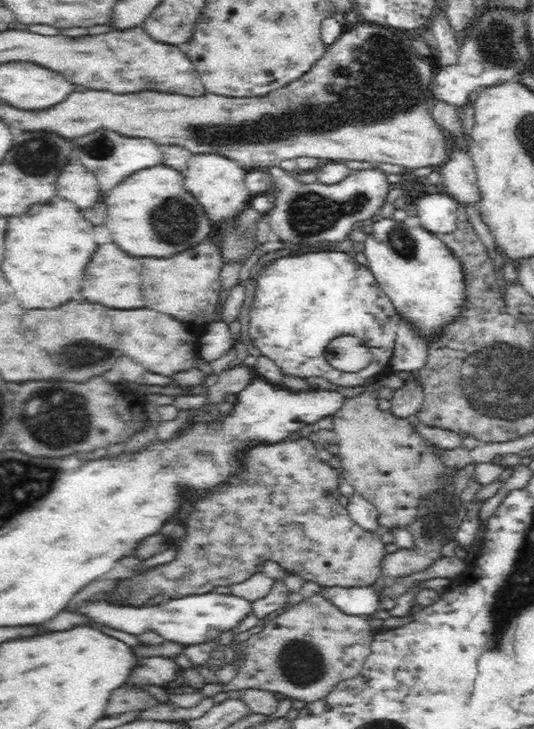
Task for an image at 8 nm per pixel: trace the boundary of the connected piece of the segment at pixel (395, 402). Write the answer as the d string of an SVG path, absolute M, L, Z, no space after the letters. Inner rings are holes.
M411 377L404 381L404 386L400 386L394 392L390 411L400 418L417 416L426 400L424 383L422 383L420 377Z

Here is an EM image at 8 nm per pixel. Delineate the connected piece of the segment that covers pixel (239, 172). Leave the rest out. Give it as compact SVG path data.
M193 155L188 168L182 172L186 191L194 197L196 203L202 206L202 211L208 218L208 224L215 234L216 230L230 220L234 220L244 209L250 205L250 194L245 183L247 170L227 158L216 155Z

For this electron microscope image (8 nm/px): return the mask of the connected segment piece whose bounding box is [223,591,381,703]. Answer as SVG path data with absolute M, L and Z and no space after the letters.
M322 591L302 598L300 604L288 606L278 612L272 620L267 620L260 632L249 636L244 643L246 655L235 677L229 683L223 684L223 690L258 689L271 693L282 694L286 699L303 700L313 703L325 699L330 692L345 680L357 677L363 669L372 643L380 629L372 629L366 615L354 615L344 612L329 596Z

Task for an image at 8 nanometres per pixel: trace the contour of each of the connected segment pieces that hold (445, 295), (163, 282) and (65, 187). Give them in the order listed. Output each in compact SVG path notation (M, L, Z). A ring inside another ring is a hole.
M381 218L372 223L366 229L366 233L368 234L364 240L362 252L369 261L367 267L380 283L380 288L392 301L397 312L411 318L419 326L423 326L425 332L428 332L429 340L432 330L436 330L442 322L456 316L456 312L460 308L464 293L462 293L462 271L460 271L458 261L452 257L452 253L443 243L443 239L427 233L422 227L412 227L395 219Z
M209 238L192 250L174 254L170 258L142 258L142 284L148 294L146 302L152 310L170 314L186 326L210 324L220 315L225 292L222 288L222 268L226 264L221 247Z
M72 156L66 166L62 166L62 172L55 180L57 196L72 200L80 208L88 208L103 192L98 188L96 175L74 158Z

